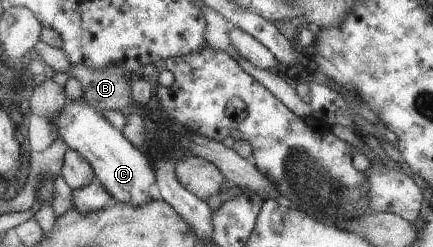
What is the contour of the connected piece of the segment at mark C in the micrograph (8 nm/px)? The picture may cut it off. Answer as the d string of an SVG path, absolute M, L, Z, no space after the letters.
M71 101L63 105L48 124L55 128L57 137L67 144L68 149L76 150L87 160L95 178L117 202L143 206L157 196L153 187L155 174L152 162L137 147L133 147L119 129L111 126L98 110L85 102Z

